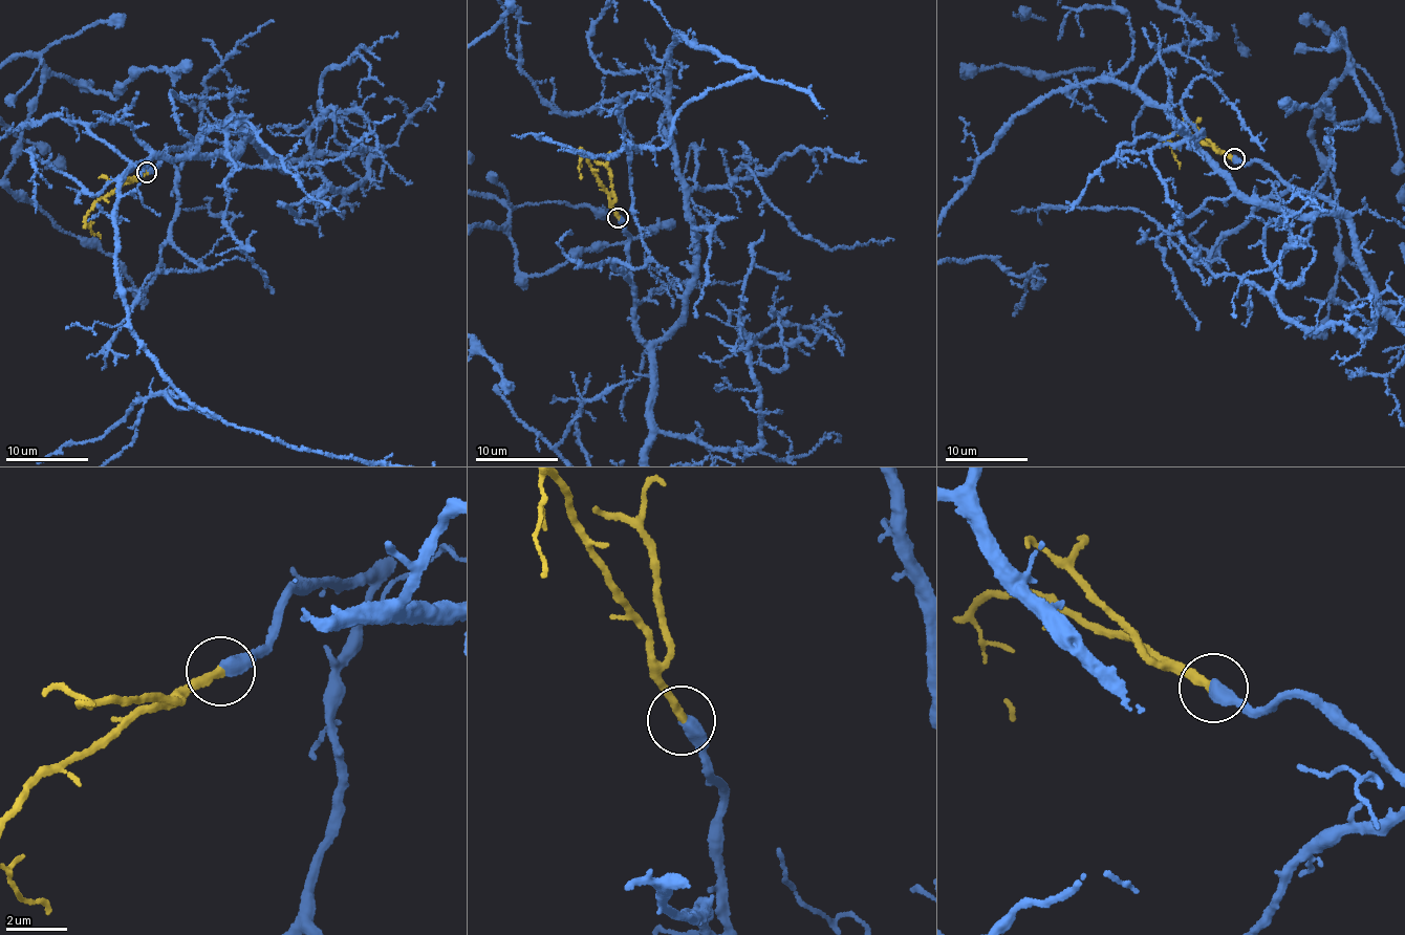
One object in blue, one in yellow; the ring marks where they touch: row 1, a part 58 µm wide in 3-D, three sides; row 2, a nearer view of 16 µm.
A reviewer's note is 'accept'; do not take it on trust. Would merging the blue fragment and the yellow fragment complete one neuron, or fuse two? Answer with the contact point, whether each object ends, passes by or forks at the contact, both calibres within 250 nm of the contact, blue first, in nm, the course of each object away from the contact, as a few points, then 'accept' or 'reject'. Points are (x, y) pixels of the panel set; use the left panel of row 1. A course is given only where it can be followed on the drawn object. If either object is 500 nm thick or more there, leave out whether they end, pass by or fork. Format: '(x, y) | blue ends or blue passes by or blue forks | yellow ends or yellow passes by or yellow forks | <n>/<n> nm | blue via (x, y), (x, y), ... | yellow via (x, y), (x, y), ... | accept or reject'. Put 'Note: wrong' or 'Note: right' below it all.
(146, 172) | blue ends | yellow ends | 480/280 nm | yellow via (146, 171), (93, 208), (85, 224), (100, 238) | accept
Note: right

